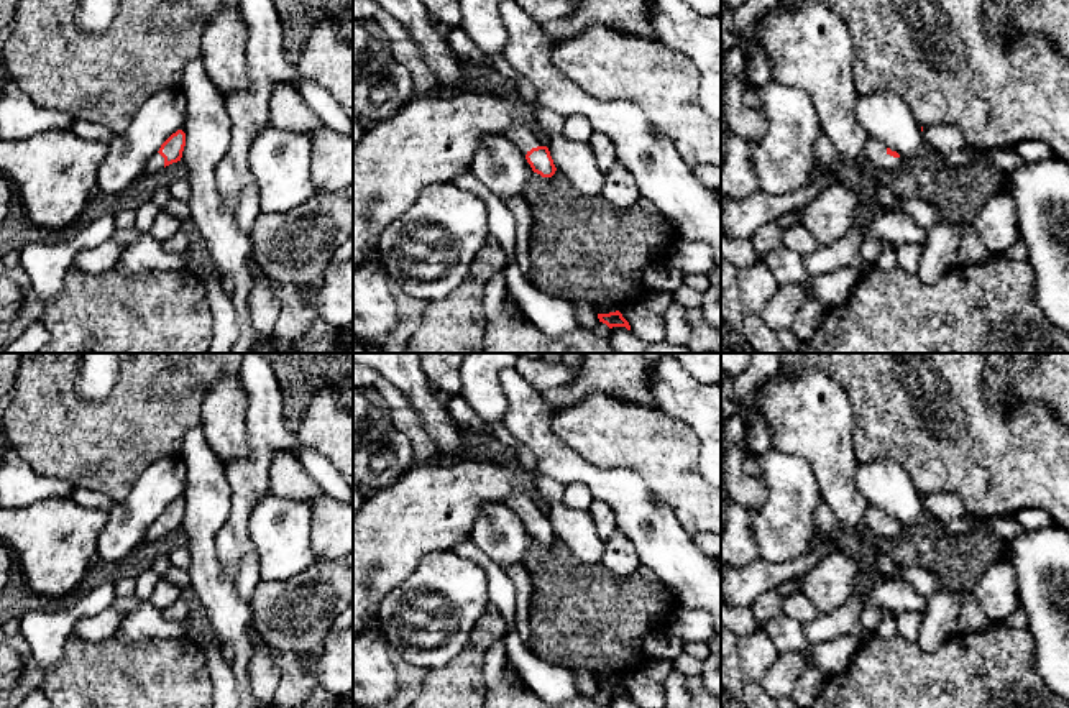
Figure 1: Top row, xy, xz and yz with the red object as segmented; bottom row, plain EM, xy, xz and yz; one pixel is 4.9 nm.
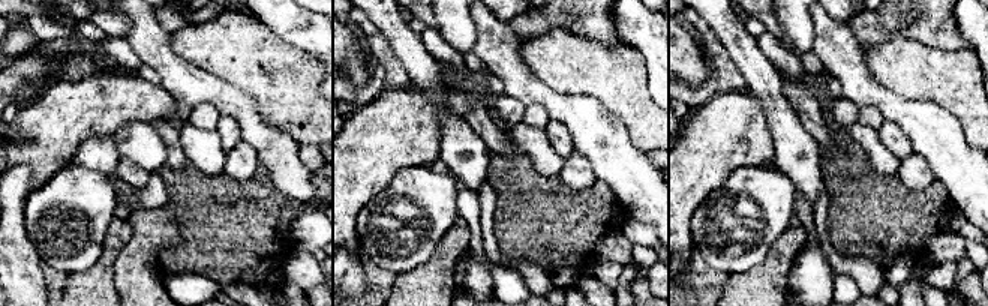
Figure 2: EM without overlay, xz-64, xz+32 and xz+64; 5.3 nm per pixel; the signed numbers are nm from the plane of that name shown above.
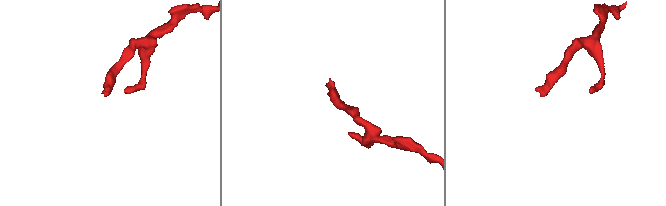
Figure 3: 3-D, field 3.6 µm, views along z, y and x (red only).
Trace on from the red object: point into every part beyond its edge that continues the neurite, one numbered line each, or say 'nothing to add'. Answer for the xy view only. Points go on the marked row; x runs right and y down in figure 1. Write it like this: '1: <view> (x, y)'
1: xy (156, 161)

